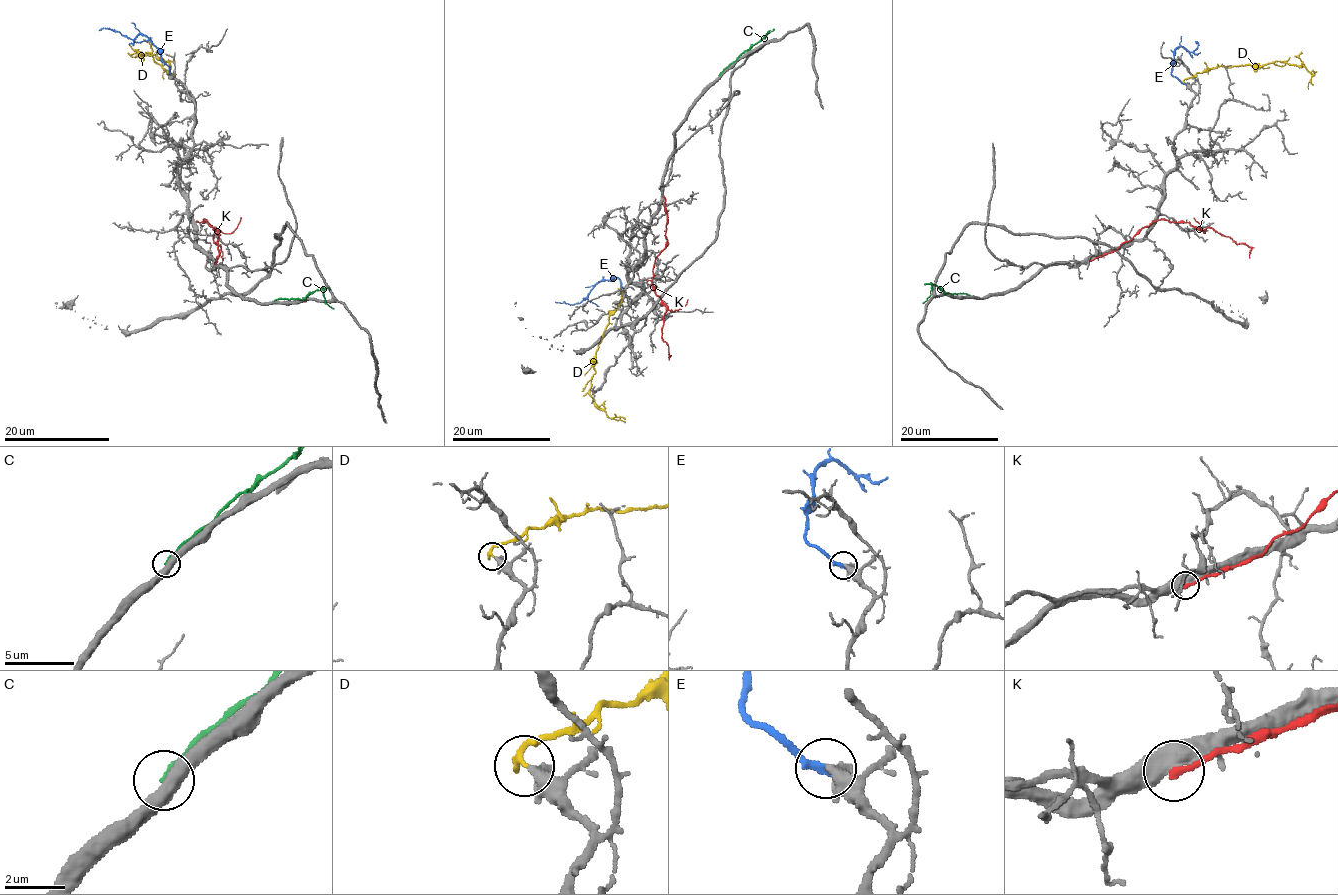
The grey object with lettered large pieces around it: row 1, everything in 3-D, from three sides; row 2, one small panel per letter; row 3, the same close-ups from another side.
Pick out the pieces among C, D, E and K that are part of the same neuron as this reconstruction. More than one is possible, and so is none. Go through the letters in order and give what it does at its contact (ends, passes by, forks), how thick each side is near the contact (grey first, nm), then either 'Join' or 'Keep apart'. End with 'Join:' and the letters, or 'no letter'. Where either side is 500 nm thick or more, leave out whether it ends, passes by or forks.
C: It ends there. Thickness 460 nm (grey) against 180 nm. Keep apart
D: Thickness 550 nm (grey) against 260 nm. Keep apart
E: Thickness 600 nm (grey) against 280 nm. Join
K: Thickness 550 nm (grey) against 190 nm. Keep apart
Join: E

